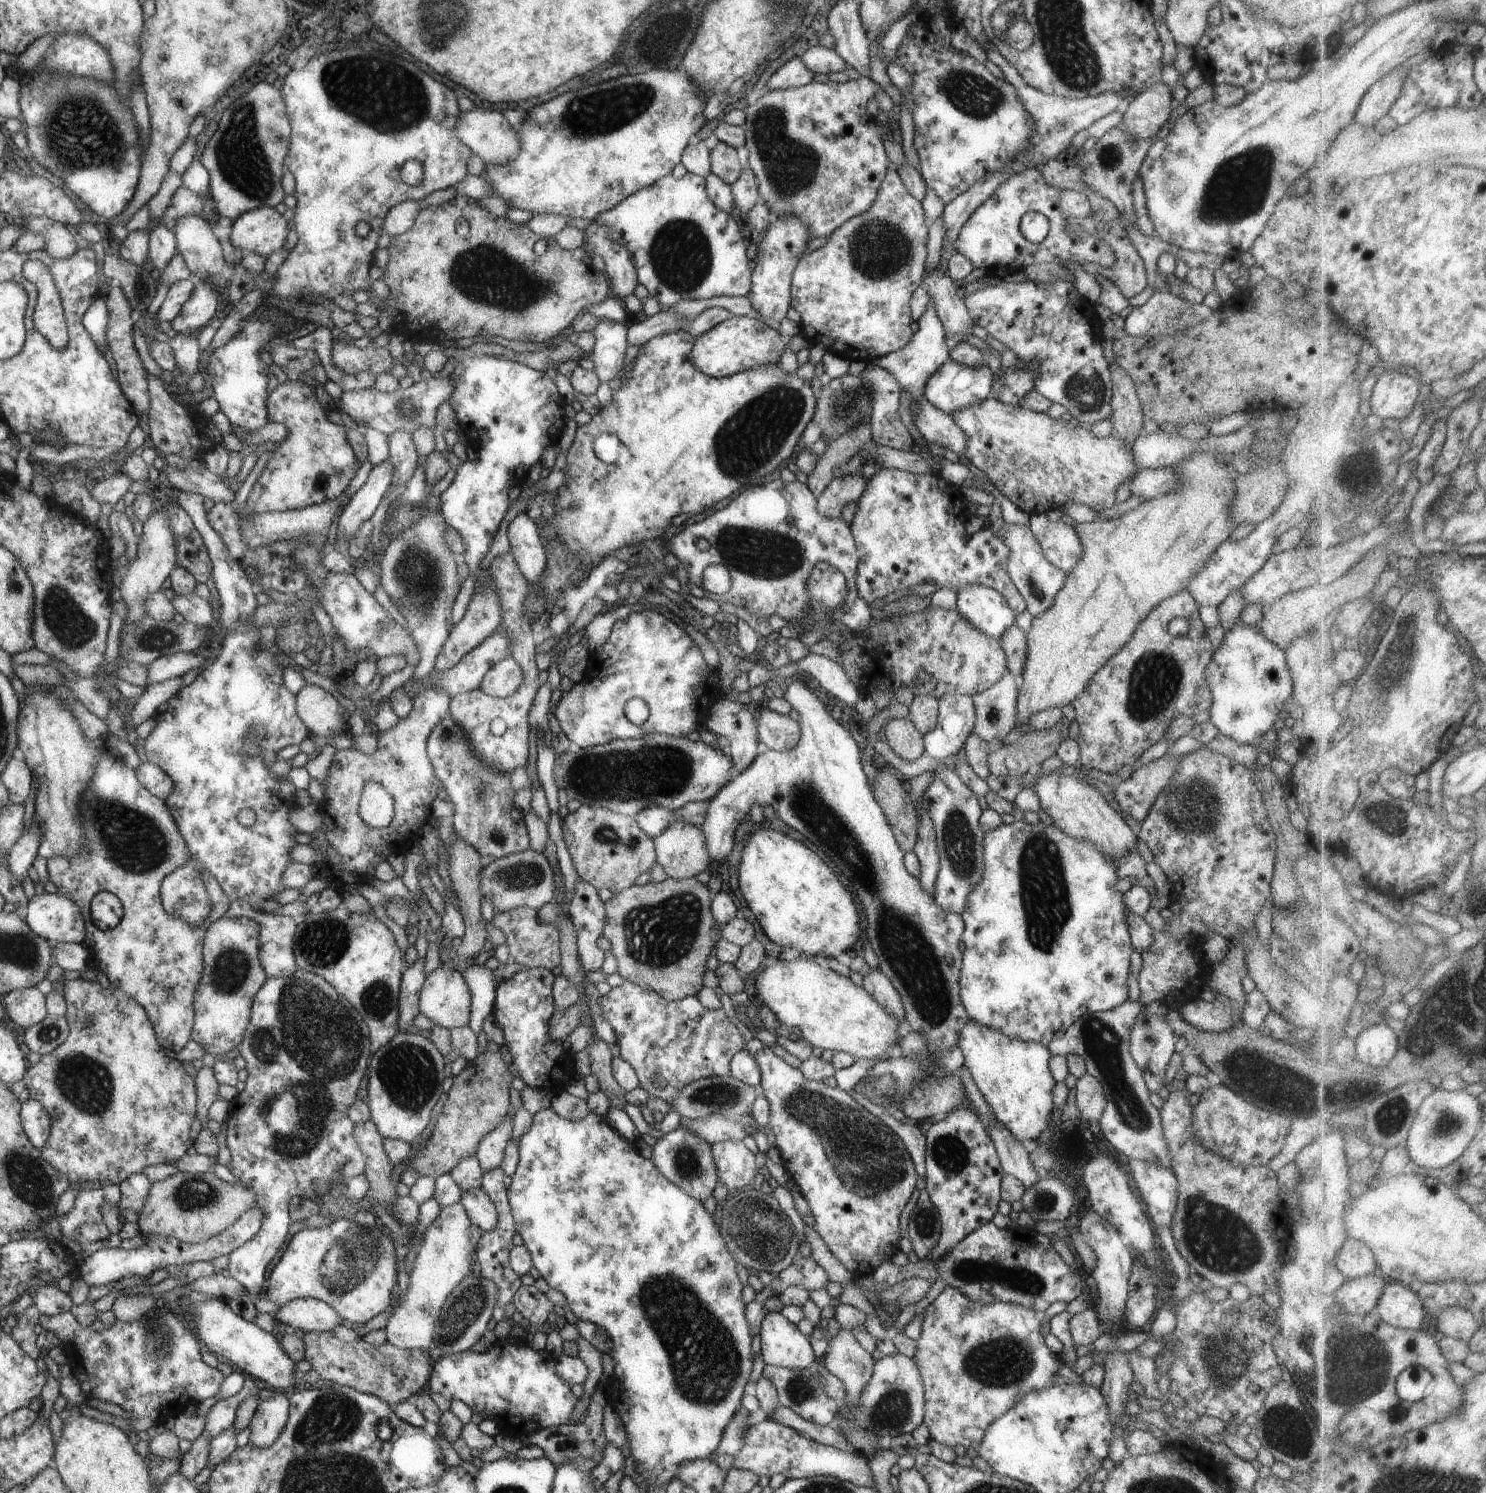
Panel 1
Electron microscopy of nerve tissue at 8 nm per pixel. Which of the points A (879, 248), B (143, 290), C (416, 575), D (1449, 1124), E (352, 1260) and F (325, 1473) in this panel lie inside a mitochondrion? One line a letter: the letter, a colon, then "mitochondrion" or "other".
A: mitochondrion
B: mitochondrion
C: mitochondrion
D: mitochondrion
E: mitochondrion
F: mitochondrion

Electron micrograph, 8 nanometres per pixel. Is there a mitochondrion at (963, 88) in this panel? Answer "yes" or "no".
yes

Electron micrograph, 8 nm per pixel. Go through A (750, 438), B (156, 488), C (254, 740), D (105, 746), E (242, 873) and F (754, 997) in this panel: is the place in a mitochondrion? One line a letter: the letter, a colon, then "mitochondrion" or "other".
A: mitochondrion
B: other
C: mitochondrion
D: other
E: other
F: other

